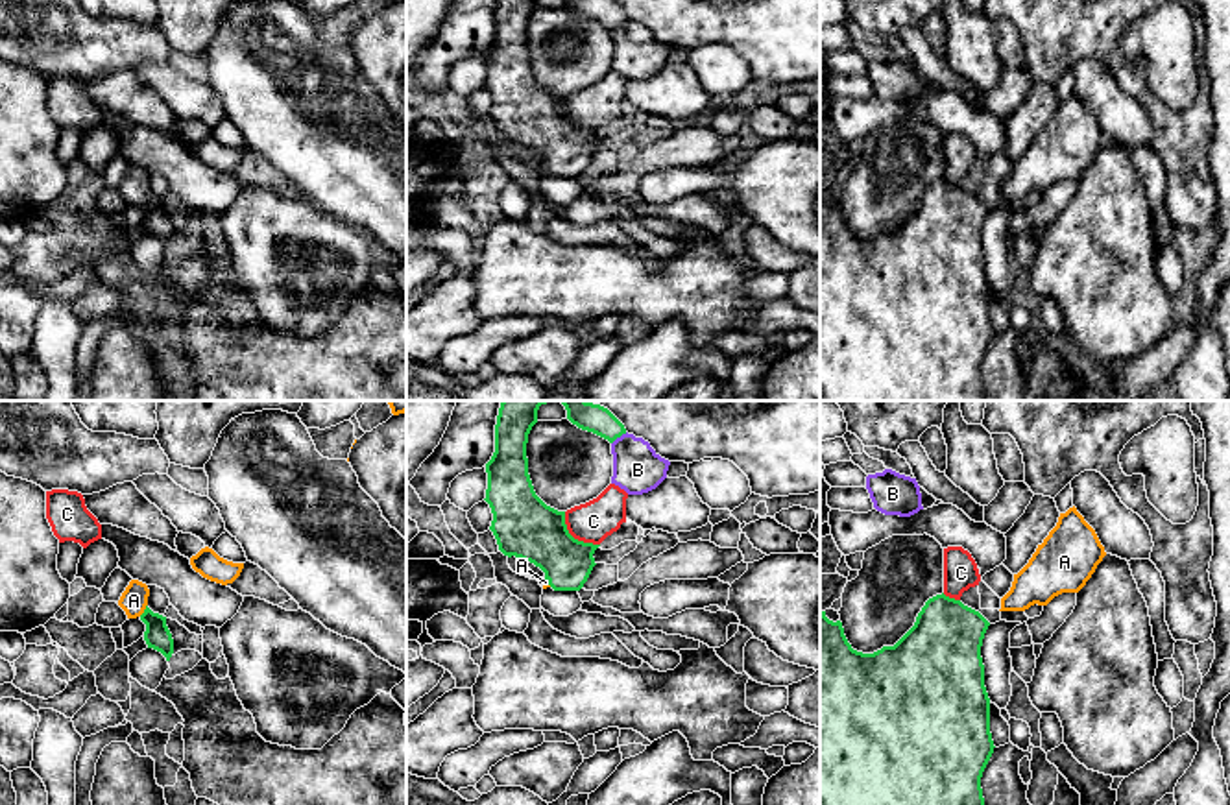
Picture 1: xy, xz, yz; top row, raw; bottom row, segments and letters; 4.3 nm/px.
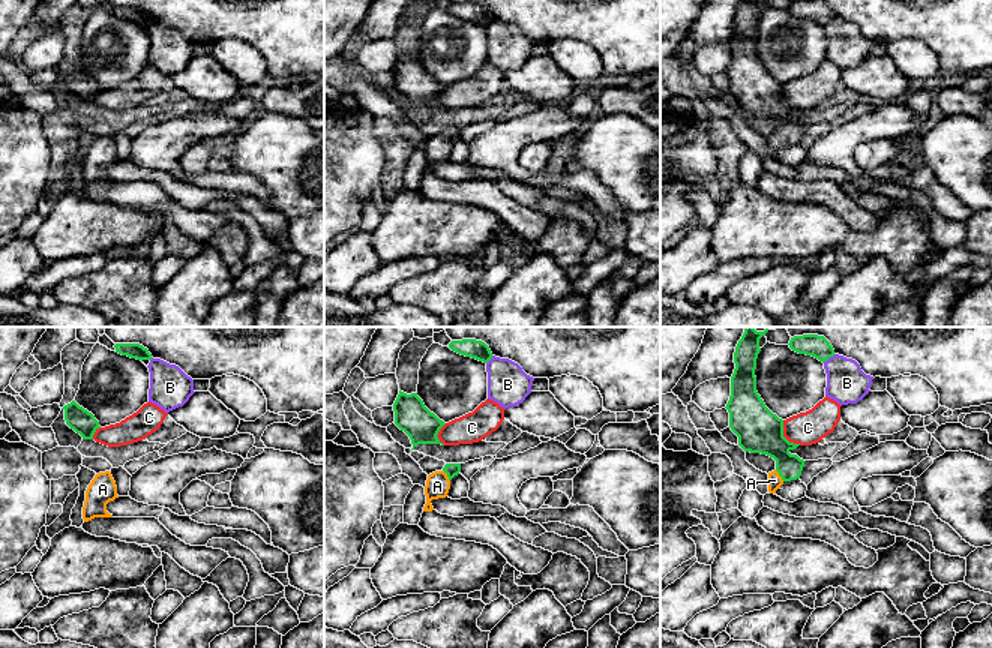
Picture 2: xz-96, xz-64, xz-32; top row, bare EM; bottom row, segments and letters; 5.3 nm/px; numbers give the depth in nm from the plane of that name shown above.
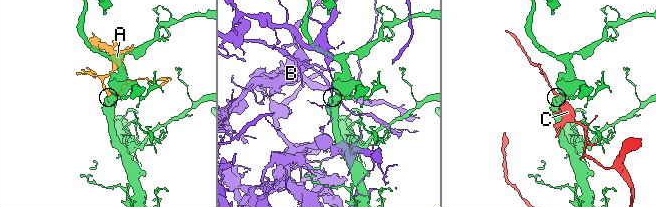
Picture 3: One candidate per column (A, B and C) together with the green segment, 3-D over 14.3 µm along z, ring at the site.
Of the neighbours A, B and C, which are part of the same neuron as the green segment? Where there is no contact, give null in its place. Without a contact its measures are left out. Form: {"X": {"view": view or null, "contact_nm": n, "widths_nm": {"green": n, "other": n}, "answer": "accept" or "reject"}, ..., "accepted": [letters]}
{"A": {"view": "xy", "contact_nm": 70, "widths_nm": {"green": 120, "other": 120}, "answer": "accept"}, "B": {"view": "xz", "contact_nm": 90, "widths_nm": {"green": 130, "other": 220}, "answer": "reject"}, "C": {"view": "xz", "contact_nm": 220, "widths_nm": {"green": 280, "other": 180}, "answer": "reject"}, "accepted": ["A"]}

